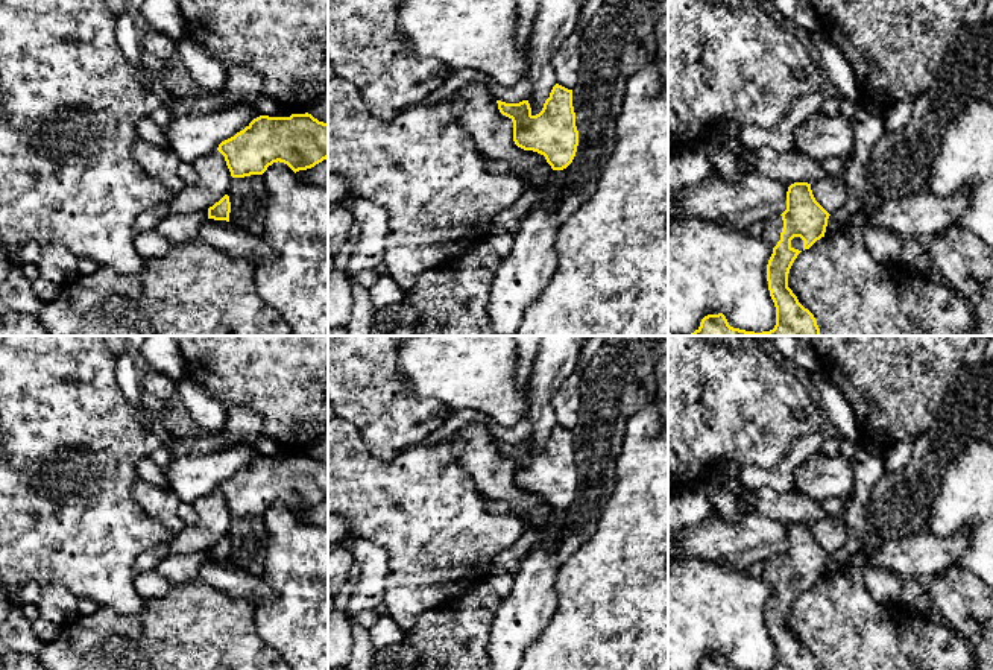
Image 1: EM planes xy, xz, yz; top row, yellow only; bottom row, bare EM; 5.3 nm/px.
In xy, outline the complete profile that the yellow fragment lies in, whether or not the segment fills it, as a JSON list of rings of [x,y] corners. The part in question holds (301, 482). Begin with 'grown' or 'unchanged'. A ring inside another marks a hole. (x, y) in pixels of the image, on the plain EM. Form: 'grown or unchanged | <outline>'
unchanged | [[[308,453],[290,457],[260,456],[222,482],[217,491],[225,497],[232,518],[263,515],[278,501],[296,514],[328,498],[328,463]]]

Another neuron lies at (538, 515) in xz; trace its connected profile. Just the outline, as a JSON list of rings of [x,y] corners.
[[[544,503],[544,504],[534,506],[528,512],[525,520],[528,521],[528,524],[533,524],[537,527],[537,526],[542,526],[551,514],[553,514],[551,506],[548,503]]]

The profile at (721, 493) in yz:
[[[715,476],[706,486],[708,497],[717,514],[732,524],[736,524],[741,518],[741,512],[736,506],[736,495],[739,489],[741,486],[736,479],[723,480],[720,476]]]

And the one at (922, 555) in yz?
[[[923,527],[917,533],[890,541],[872,551],[855,551],[849,561],[838,568],[826,567],[824,577],[834,579],[852,567],[862,571],[867,567],[879,567],[894,573],[902,580],[917,579],[926,582],[934,574],[952,567],[969,545],[970,529],[967,527],[947,536],[934,535]]]

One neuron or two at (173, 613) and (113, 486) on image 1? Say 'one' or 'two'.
two

